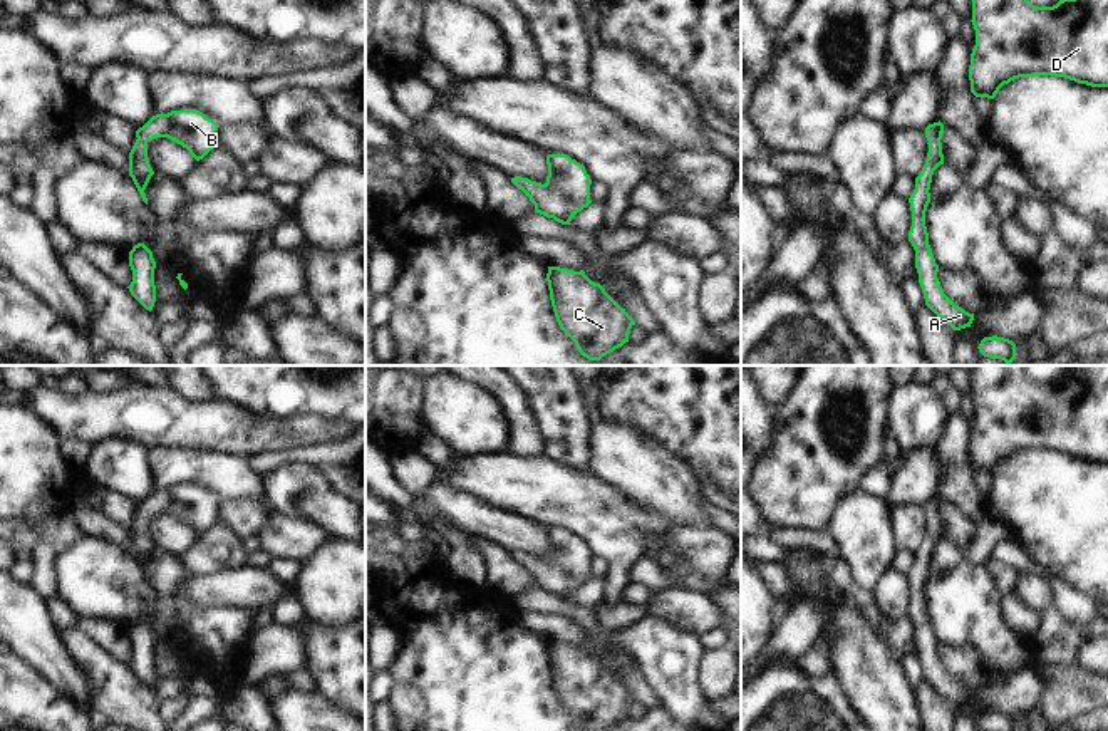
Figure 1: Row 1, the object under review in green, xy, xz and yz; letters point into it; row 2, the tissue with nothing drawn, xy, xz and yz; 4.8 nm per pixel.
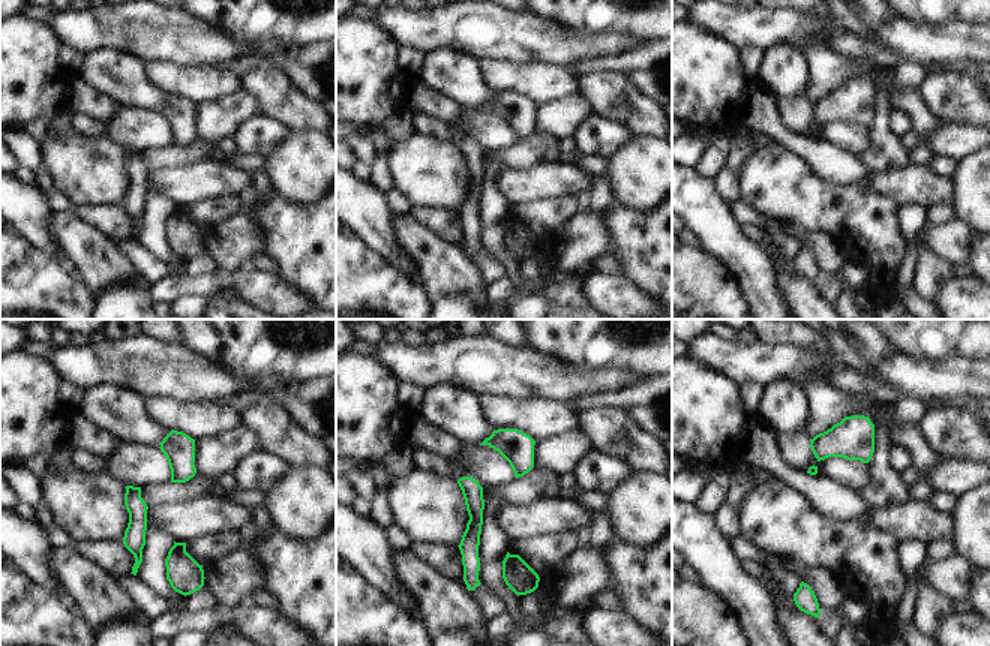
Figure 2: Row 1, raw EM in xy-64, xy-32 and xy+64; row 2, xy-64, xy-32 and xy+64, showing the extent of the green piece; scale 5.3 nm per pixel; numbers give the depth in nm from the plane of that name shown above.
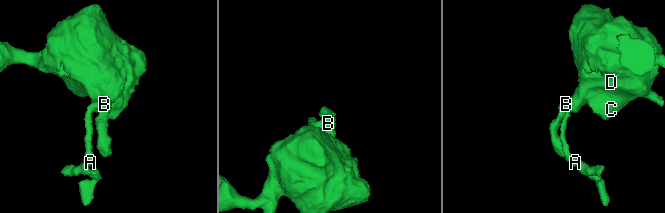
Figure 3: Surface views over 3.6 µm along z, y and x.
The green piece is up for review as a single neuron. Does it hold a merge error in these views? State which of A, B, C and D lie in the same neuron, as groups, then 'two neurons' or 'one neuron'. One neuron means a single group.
groups A B C D; one neuron

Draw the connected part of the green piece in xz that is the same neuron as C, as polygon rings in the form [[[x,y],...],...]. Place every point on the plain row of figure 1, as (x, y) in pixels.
[[[548,642],[551,682],[582,731],[607,731],[629,718],[634,694],[583,645]]]

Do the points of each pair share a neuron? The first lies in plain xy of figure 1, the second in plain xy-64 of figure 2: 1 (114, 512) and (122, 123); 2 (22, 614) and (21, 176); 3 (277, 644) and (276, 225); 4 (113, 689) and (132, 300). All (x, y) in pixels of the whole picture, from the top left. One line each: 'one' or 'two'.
1: two
2: two
3: two
4: two

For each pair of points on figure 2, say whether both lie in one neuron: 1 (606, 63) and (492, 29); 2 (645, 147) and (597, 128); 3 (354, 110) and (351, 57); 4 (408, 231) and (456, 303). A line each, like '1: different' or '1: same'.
1: different
2: different
3: same
4: different

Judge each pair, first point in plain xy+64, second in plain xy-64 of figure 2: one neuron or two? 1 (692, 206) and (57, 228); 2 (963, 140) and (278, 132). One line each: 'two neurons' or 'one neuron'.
1: two neurons
2: one neuron

